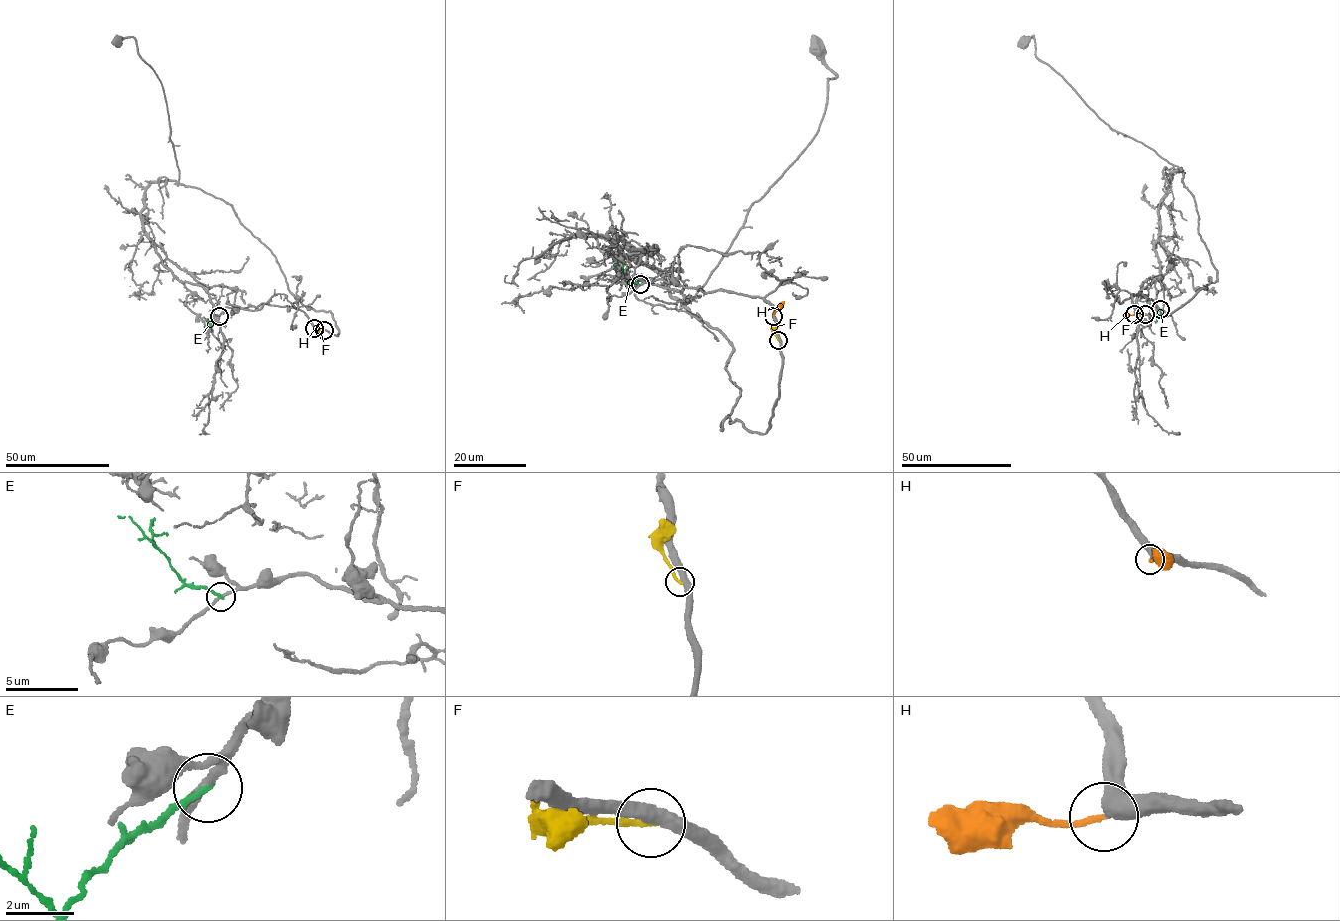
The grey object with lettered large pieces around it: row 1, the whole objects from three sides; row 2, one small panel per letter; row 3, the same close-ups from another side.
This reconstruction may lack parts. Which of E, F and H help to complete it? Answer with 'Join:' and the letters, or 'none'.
Join: H

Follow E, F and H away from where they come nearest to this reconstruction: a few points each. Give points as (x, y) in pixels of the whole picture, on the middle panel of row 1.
E: (640, 285), (614, 264)
F: (778, 340), (773, 331), (774, 324)
H: (773, 316), (783, 301)

